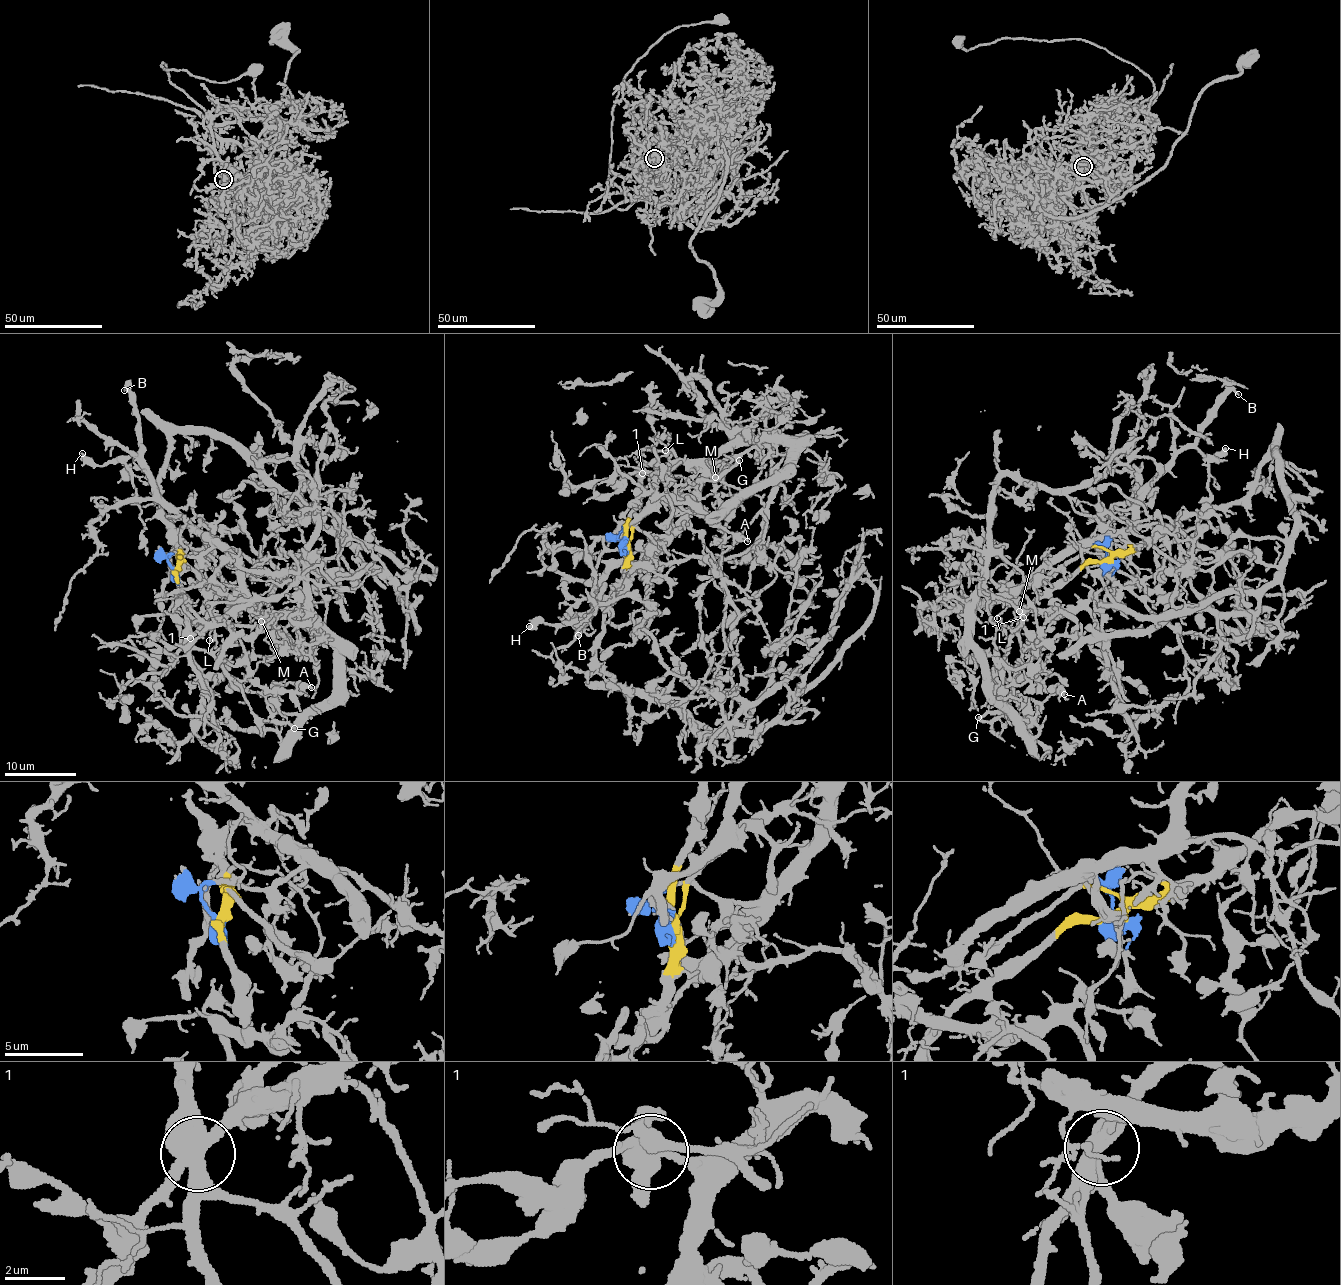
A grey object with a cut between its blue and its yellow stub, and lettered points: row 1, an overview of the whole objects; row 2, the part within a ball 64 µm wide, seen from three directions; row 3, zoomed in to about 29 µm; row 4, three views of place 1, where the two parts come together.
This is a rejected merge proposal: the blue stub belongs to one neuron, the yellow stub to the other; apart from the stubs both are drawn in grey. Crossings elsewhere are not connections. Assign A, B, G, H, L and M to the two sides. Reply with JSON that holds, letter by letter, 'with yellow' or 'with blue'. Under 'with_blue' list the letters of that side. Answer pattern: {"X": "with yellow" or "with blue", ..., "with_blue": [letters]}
{"A": "with yellow", "B": "with blue", "G": "with yellow", "H": "with blue", "L": "with yellow", "M": "with blue", "with_blue": ["B", "H", "M"]}

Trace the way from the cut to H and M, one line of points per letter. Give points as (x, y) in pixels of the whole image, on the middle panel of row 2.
H: (625, 544), (618, 537), (626, 527), (666, 539), (637, 562), (623, 559), (581, 614), (529, 626)
M: (625, 544), (618, 537), (626, 527), (666, 534), (691, 507), (700, 482), (708, 475), (714, 484), (716, 477)

